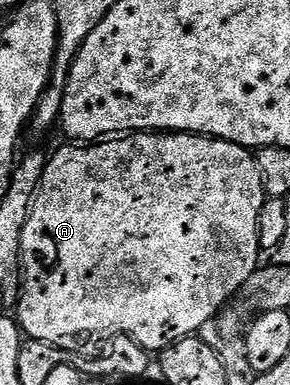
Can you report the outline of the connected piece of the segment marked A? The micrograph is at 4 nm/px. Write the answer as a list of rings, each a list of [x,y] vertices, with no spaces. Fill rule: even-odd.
[[[136,131],[131,135],[120,135],[115,139],[105,139],[99,143],[89,144],[87,147],[68,147],[72,149],[60,149],[55,154],[49,156],[48,166],[44,169],[44,174],[40,180],[40,191],[36,195],[36,202],[32,204],[32,213],[28,216],[26,227],[22,231],[22,239],[20,240],[20,268],[22,270],[22,306],[24,310],[18,313],[18,324],[25,338],[33,341],[45,341],[59,349],[65,349],[71,353],[77,353],[83,357],[95,357],[101,352],[100,349],[107,341],[112,341],[115,337],[120,337],[125,333],[128,337],[140,341],[140,345],[144,349],[156,349],[155,351],[163,351],[169,349],[175,341],[180,341],[183,337],[191,337],[199,334],[200,329],[205,323],[215,319],[222,313],[224,304],[235,295],[236,292],[243,290],[247,281],[258,266],[261,264],[260,256],[262,250],[260,240],[258,239],[258,219],[260,212],[266,200],[266,194],[262,187],[262,175],[258,171],[258,163],[255,156],[243,145],[235,145],[229,141],[218,141],[214,137],[205,137],[195,133],[173,133],[171,131]]]

